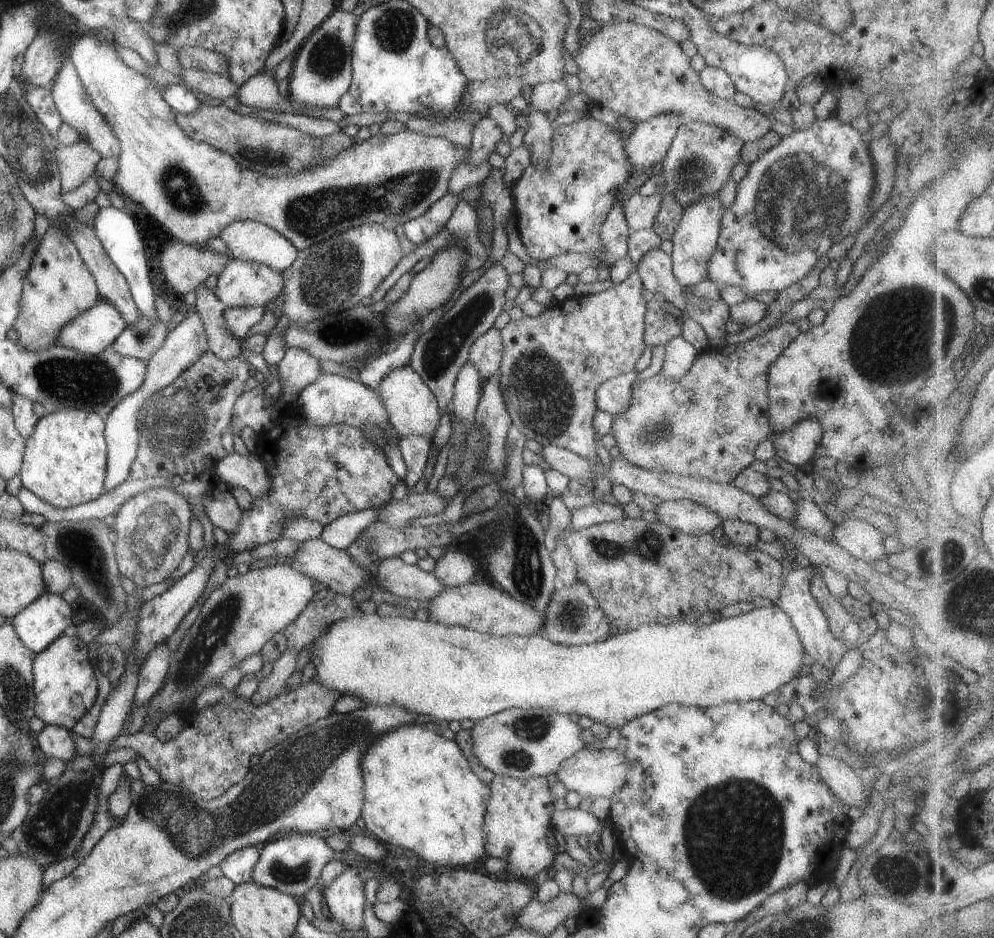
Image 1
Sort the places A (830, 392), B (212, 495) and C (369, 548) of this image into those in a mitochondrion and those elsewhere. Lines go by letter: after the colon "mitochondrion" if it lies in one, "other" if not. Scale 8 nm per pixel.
A: other
B: other
C: mitochondrion

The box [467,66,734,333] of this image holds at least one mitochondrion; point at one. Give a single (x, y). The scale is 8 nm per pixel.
(698, 167)

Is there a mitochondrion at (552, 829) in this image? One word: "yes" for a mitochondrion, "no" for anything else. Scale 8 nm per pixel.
no

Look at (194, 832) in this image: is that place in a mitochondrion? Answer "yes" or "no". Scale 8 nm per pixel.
yes

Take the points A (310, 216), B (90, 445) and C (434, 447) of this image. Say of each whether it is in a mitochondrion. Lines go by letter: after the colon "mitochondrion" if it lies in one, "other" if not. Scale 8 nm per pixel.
A: mitochondrion
B: other
C: other

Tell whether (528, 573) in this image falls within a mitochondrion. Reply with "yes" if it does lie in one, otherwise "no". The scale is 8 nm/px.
yes

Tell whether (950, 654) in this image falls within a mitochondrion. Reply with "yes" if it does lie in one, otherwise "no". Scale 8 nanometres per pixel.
no

